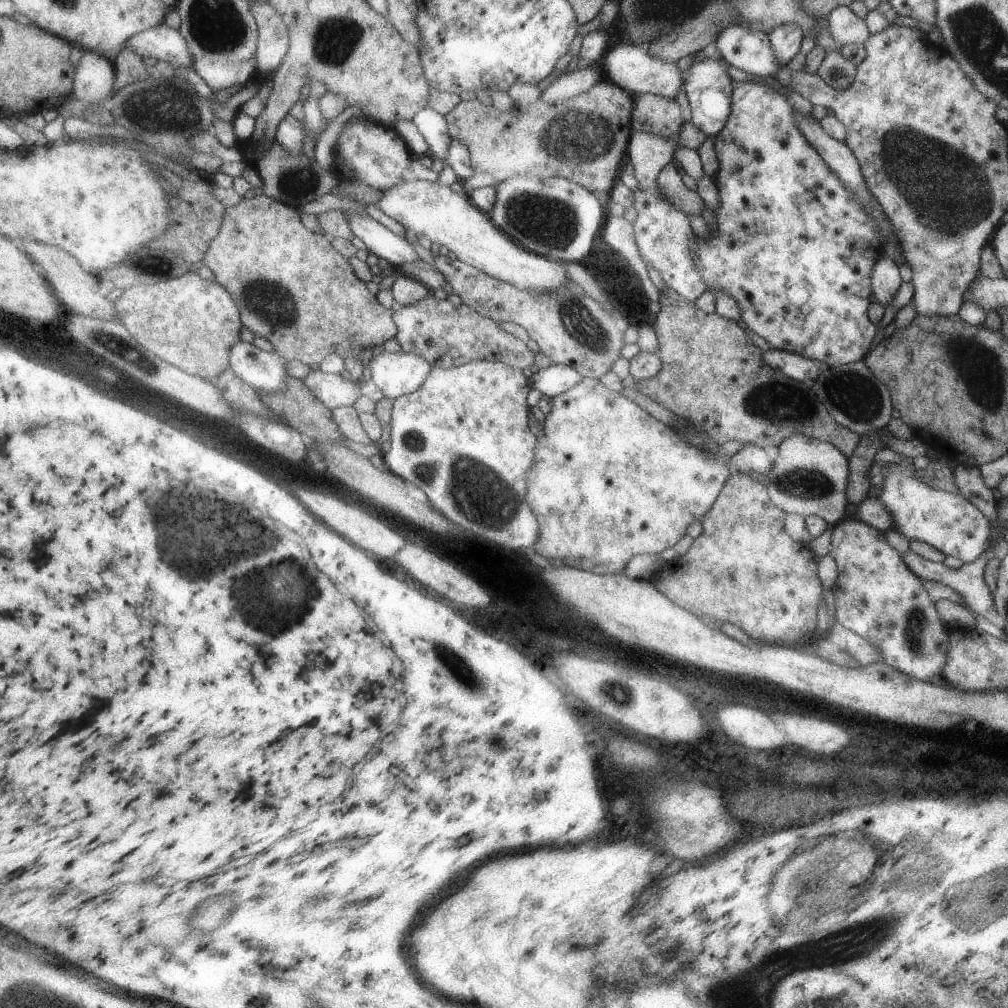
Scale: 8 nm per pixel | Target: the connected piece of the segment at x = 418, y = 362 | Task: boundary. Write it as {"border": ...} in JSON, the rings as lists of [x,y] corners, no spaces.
{"border":[[[386,351],[374,362],[374,380],[390,398],[398,400],[419,391],[434,367],[427,358],[416,353]]]}

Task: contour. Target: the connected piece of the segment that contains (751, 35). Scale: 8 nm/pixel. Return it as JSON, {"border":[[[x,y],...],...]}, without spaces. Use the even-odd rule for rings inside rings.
{"border":[[[730,23],[716,35],[714,44],[727,64],[754,76],[774,77],[781,69],[781,63],[773,55],[770,39],[762,31]]]}

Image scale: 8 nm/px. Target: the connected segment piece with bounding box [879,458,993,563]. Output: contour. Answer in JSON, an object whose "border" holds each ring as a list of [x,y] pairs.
{"border":[[[912,459],[900,464],[887,464],[885,482],[882,485],[881,503],[893,516],[897,531],[910,540],[919,540],[943,552],[945,556],[954,556],[965,563],[974,562],[984,551],[988,550],[988,538],[992,527],[987,516],[960,493],[949,493],[935,489],[922,482],[915,475],[916,468]]]}

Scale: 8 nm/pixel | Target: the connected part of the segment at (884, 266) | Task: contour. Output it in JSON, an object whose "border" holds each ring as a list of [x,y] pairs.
{"border":[[[880,254],[871,275],[874,298],[885,308],[890,307],[902,284],[899,267],[886,254]]]}

